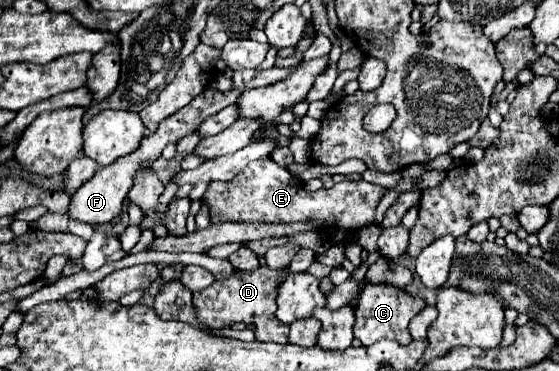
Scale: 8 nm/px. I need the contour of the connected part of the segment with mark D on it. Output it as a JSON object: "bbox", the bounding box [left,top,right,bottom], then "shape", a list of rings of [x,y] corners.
{"bbox":[194,263,288,345],"shape":[[[262,263],[256,271],[234,271],[228,279],[214,281],[210,287],[196,291],[194,303],[198,309],[200,321],[208,323],[214,329],[230,327],[232,323],[238,323],[238,321],[242,321],[246,325],[254,323],[256,341],[272,341],[272,343],[286,345],[288,343],[288,327],[274,317],[276,285],[278,285],[278,279],[282,279],[286,273],[288,273],[288,267],[276,271],[276,269],[270,269],[266,263]]]}

